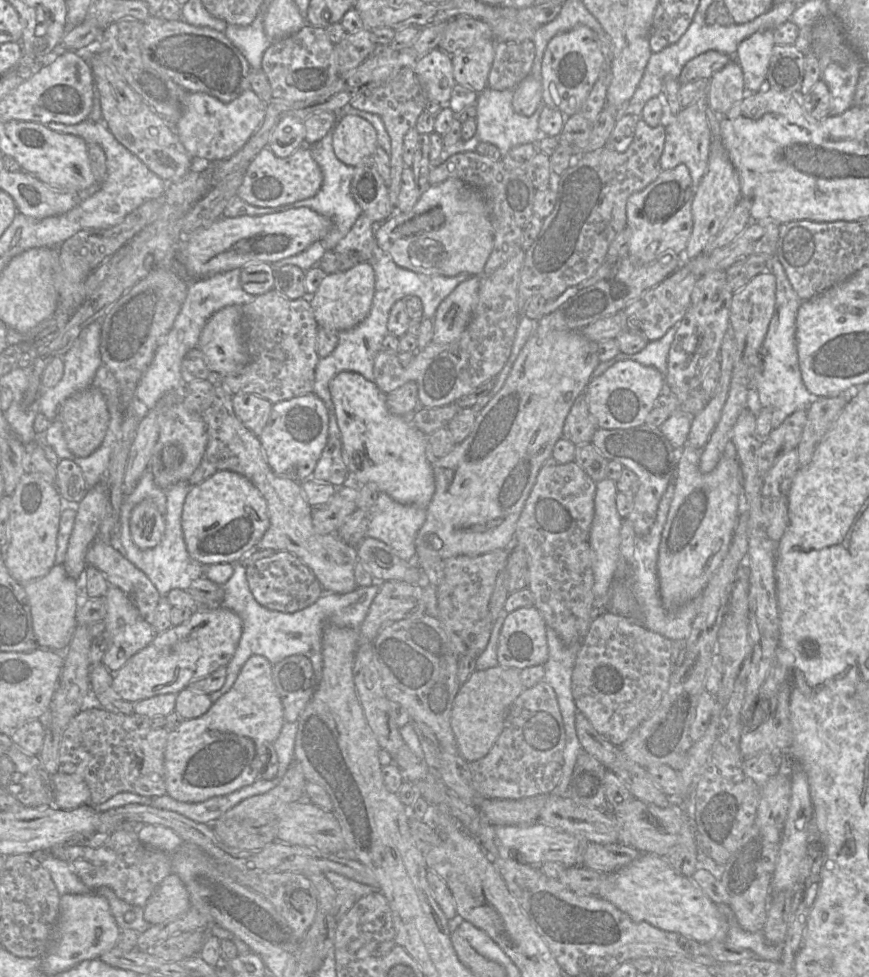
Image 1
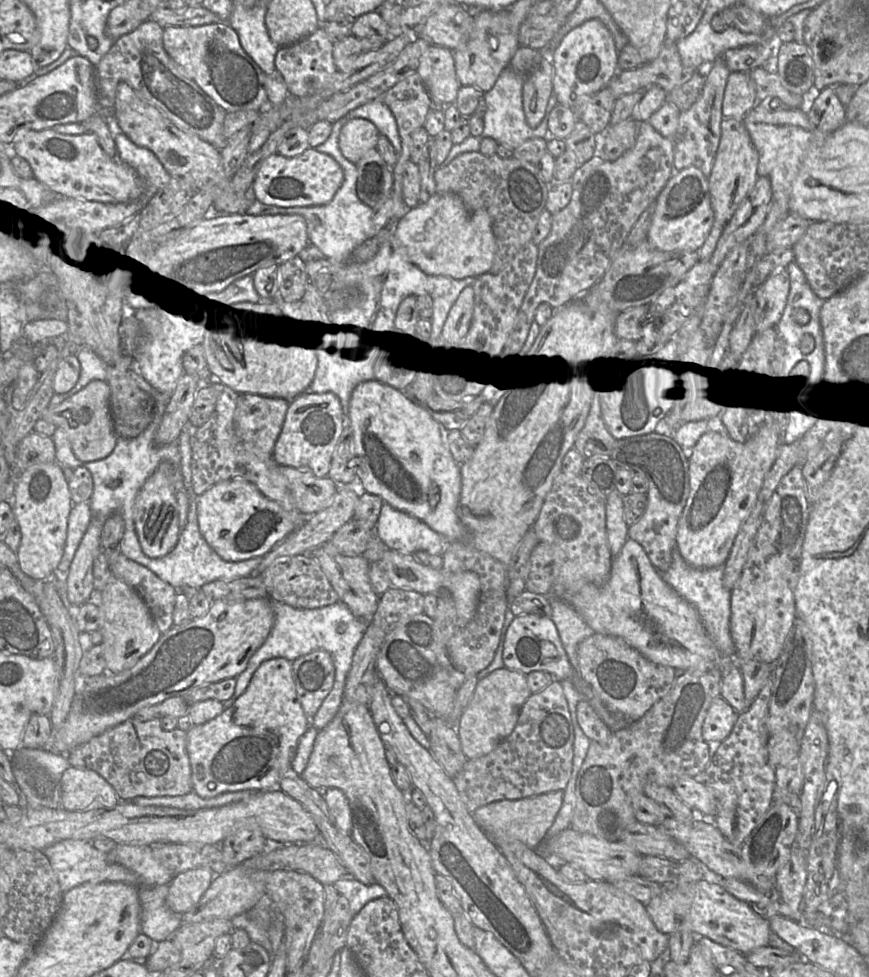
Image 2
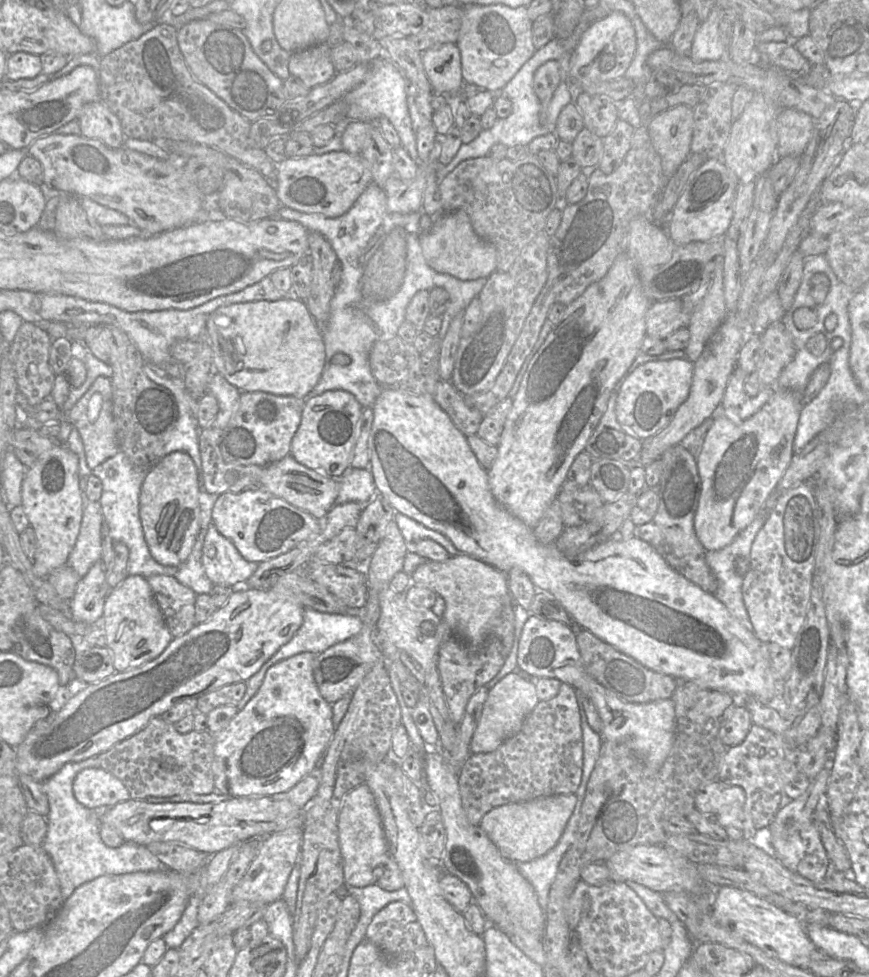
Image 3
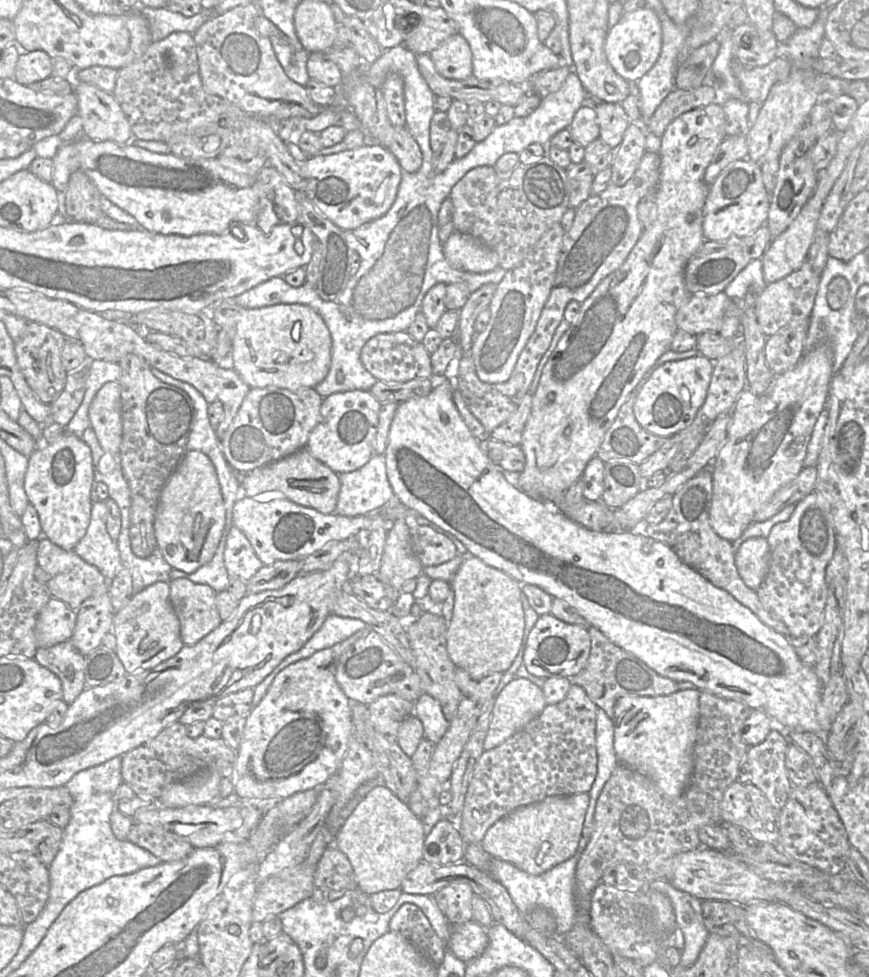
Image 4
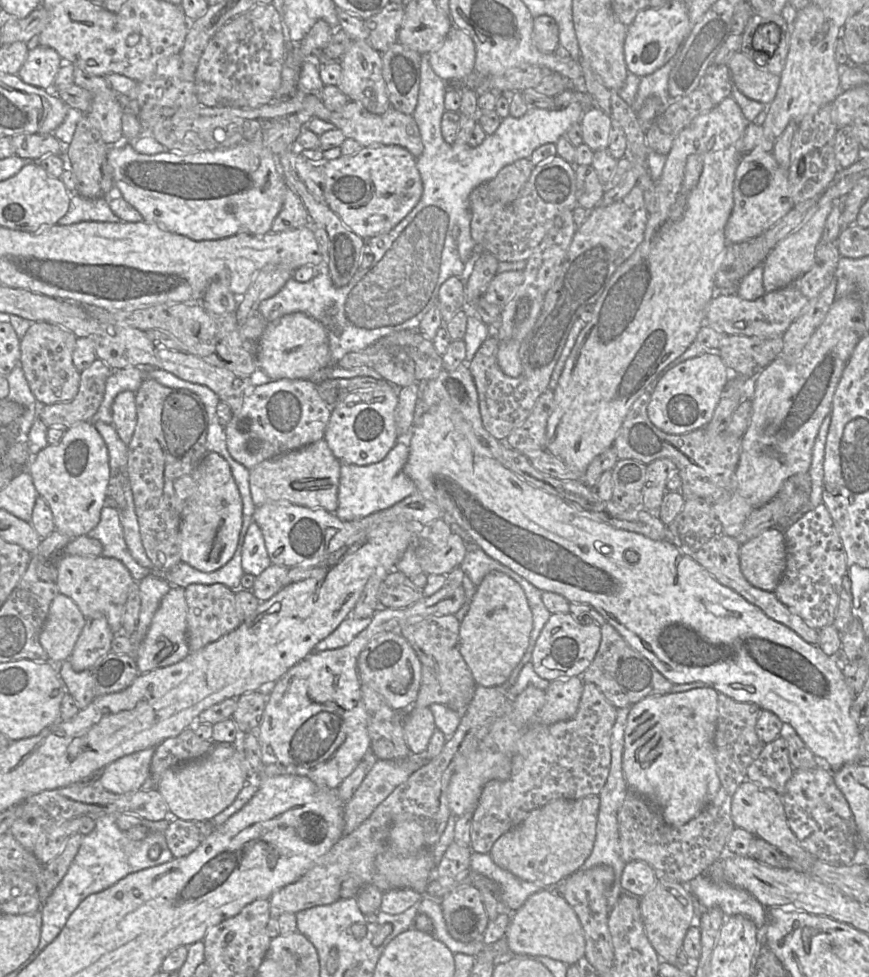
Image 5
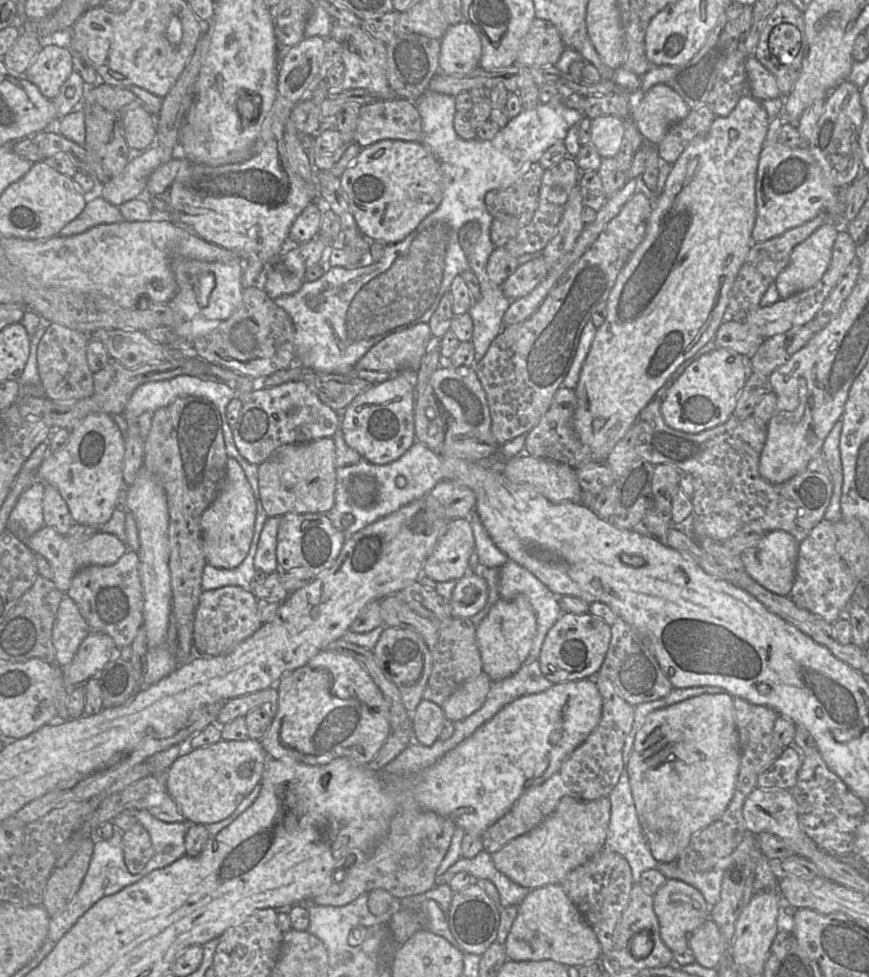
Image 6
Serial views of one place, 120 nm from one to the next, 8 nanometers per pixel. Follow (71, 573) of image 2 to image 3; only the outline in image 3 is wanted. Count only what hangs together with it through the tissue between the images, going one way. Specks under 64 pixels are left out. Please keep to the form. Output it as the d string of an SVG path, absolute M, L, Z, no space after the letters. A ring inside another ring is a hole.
M98 561L81 577L75 594L69 601L72 619L93 624L102 617L105 600L110 591L106 578L107 571L101 561Z

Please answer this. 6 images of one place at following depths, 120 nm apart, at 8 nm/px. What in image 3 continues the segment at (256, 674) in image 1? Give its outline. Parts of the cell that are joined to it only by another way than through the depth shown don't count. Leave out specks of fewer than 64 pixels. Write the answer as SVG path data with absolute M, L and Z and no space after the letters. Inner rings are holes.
M303 652L272 665L265 673L263 682L256 694L237 712L224 729L213 733L214 759L211 769L216 787L214 794L224 794L229 797L272 796L274 794L287 792L293 788L302 778L311 774L317 765L319 765L320 768L320 760L333 737L335 726L332 721L332 704L321 696L314 680L313 661L316 655L317 654L311 652Z

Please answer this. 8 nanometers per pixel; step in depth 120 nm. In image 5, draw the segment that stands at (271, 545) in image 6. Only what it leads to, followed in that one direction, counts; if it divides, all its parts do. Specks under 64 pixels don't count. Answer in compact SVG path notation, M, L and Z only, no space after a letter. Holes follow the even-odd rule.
M252 522L247 528L242 545L241 566L243 572L257 577L270 565L272 563L261 529Z

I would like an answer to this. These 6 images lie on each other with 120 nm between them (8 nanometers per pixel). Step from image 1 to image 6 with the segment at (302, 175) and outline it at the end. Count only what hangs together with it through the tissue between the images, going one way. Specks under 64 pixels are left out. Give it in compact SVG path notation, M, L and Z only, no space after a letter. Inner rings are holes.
M384 139L362 148L341 175L340 184L360 231L371 241L402 241L443 198L440 162L416 141Z

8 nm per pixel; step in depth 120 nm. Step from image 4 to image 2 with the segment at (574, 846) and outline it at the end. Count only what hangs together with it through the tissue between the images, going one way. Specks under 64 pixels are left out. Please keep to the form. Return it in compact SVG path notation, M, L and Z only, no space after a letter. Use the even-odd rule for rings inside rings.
M551 792L519 800L502 800L479 807L472 814L474 821L493 842L519 842L538 849L551 828L563 803L563 792Z

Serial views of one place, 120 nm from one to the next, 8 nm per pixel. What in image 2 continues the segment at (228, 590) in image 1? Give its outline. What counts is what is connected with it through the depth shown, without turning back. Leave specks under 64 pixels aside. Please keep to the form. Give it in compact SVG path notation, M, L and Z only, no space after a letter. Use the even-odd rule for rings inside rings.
M270 601L270 603L274 612L273 627L263 645L250 658L246 669L235 678L236 686L231 699L222 702L225 707L231 706L246 690L254 672L264 661L273 658L286 658L292 662L301 656L324 650L332 657L335 666L335 681L332 690L310 719L311 727L321 730L335 717L341 706L352 657L364 635L367 622L355 616L342 602L314 609L294 608L277 601Z

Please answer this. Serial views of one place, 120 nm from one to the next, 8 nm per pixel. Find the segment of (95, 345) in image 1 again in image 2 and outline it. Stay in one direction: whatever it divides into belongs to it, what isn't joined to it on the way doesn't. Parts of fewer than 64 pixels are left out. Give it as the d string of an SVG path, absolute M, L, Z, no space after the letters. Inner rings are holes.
M79 346L75 356L78 358L81 367L79 379L69 392L54 393L50 406L62 403L65 399L79 392L92 380L106 381L108 374L107 364L95 352L86 346Z

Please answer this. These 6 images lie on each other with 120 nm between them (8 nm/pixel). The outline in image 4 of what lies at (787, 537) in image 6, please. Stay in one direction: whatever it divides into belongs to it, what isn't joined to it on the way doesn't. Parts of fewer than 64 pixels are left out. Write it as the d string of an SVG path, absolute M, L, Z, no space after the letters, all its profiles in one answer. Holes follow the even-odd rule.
M768 537L752 538L743 542L736 552L736 566L744 583L757 591L765 580L772 562Z

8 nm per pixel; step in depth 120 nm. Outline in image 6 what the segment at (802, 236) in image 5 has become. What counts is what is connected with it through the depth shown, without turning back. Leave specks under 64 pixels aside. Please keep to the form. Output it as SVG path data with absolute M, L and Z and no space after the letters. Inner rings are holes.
M836 223L824 224L793 248L788 265L774 282L782 299L813 287L822 278L838 232Z

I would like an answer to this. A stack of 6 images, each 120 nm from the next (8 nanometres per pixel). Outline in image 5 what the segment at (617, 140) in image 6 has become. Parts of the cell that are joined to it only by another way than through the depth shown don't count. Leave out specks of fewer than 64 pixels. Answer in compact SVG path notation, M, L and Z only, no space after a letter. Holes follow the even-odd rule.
M597 106L586 109L579 123L584 144L593 151L608 148L612 119L603 110Z

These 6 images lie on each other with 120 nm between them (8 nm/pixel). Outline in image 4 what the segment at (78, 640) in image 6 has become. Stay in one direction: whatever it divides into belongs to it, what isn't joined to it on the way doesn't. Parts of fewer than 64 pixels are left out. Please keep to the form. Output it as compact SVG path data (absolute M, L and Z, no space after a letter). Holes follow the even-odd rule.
M51 598L42 609L35 628L38 647L51 647L69 641L76 625L76 610Z

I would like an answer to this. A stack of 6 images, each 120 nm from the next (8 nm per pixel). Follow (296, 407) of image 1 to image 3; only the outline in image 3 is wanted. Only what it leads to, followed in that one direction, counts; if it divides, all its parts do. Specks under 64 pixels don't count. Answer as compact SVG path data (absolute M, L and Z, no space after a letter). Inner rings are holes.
M343 390L326 391L318 396L308 396L301 414L300 425L292 438L290 456L303 466L330 478L339 478L350 468L355 444L362 430L364 408L349 392Z

